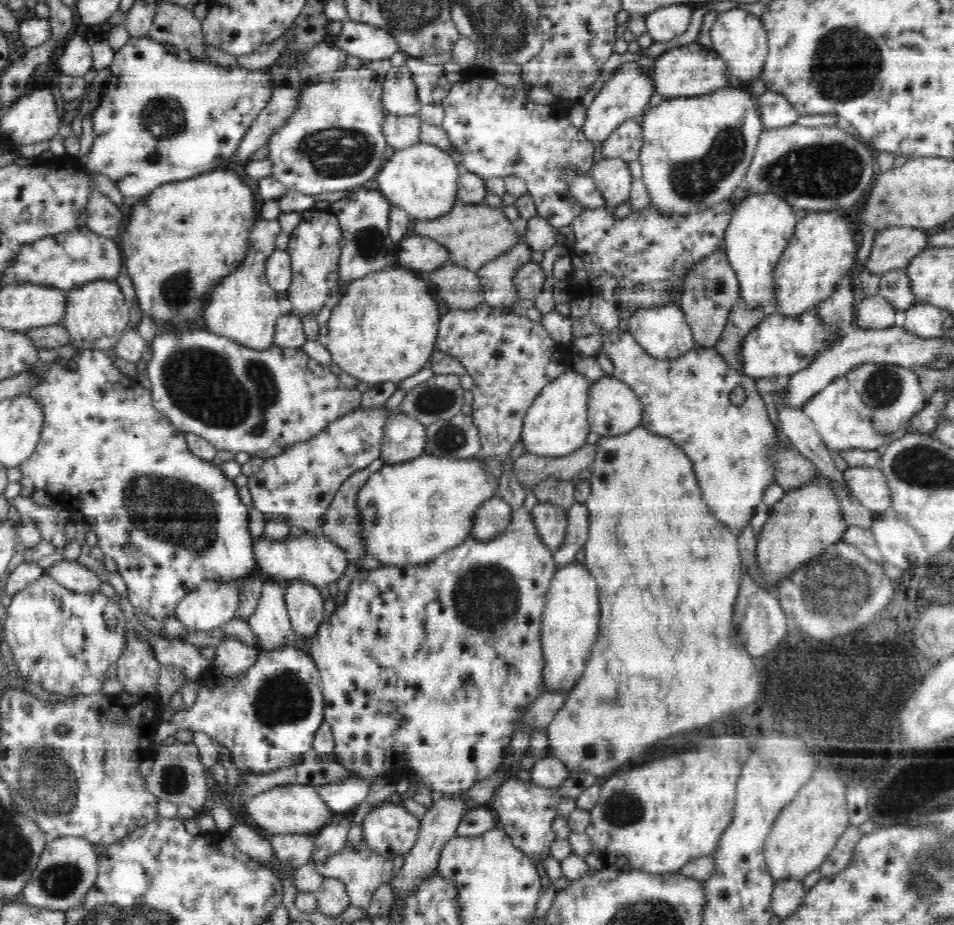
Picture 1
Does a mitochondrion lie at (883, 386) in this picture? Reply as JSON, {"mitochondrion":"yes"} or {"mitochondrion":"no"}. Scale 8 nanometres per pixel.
{"mitochondrion":"yes"}

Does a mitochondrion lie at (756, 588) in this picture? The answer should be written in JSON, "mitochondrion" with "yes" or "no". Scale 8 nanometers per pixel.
{"mitochondrion":"no"}

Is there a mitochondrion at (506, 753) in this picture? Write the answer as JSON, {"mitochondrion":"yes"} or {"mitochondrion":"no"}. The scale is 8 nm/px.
{"mitochondrion":"no"}

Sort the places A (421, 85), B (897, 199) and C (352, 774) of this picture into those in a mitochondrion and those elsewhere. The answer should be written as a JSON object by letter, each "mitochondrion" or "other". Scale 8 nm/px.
{"A":"other","B":"mitochondrion","C":"other"}

